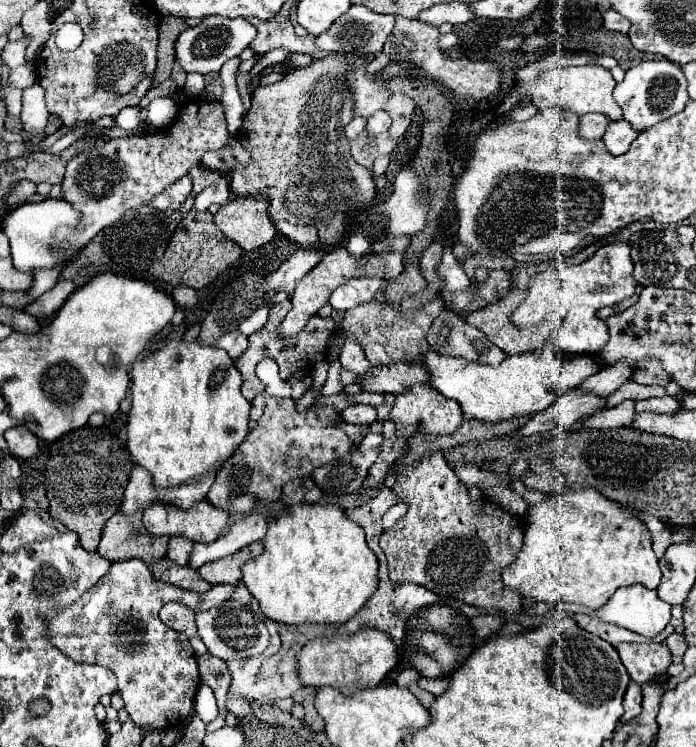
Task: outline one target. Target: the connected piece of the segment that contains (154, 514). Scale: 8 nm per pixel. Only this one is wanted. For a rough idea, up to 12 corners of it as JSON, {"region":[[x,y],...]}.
{"region":[[208,500],[188,510],[152,504],[148,534],[210,544],[228,528],[228,514]]}

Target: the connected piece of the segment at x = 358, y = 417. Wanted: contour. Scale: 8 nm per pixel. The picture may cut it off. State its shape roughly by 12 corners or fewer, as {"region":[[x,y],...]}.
{"region":[[350,404],[342,410],[348,424],[368,426],[376,420],[376,408]]}

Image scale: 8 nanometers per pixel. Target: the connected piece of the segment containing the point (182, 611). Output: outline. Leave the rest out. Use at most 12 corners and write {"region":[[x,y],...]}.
{"region":[[170,602],[160,610],[168,628],[196,636],[194,612],[184,604]]}

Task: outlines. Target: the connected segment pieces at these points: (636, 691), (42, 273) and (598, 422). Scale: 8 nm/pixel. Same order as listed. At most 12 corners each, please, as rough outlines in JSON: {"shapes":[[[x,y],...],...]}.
{"shapes":[[[630,684],[624,696],[622,722],[640,714],[642,688]],[[60,266],[36,270],[28,290],[32,298],[42,296],[58,282]],[[634,400],[584,418],[586,428],[612,430],[634,418]]]}

